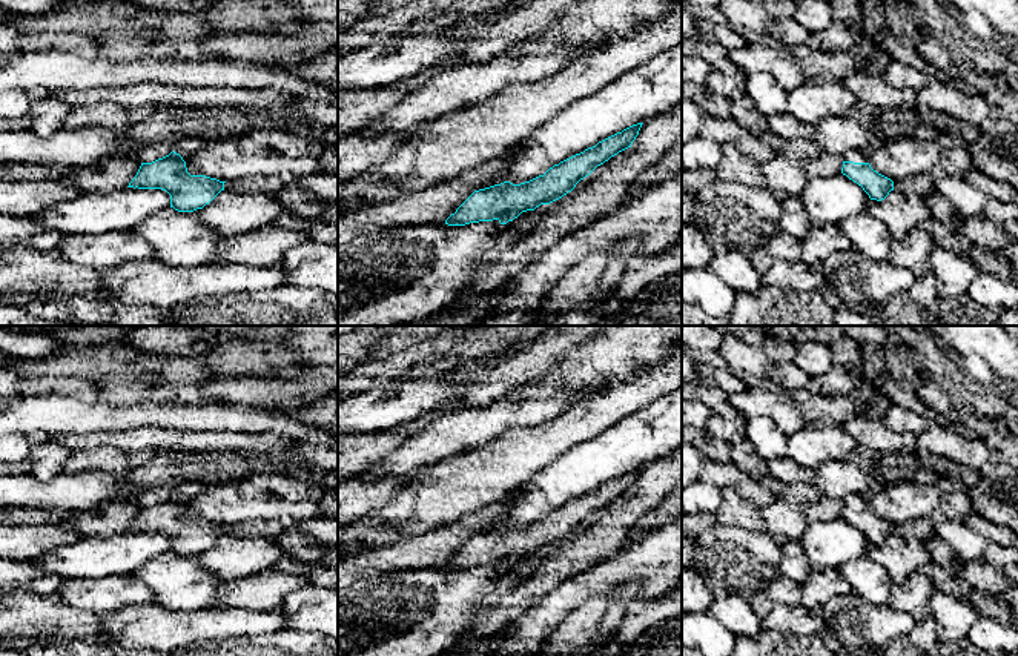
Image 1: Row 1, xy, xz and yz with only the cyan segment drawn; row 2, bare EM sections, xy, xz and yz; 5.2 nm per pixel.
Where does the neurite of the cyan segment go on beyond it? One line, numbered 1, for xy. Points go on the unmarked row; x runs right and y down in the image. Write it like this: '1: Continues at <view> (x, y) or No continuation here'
1: No continuation here

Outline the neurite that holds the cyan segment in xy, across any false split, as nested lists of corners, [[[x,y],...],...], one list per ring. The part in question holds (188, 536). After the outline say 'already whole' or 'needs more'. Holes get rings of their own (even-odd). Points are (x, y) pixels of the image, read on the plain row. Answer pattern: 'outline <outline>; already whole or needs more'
outline [[[172,495],[152,507],[141,507],[127,532],[166,535],[170,539],[170,552],[193,556],[224,535],[224,527],[206,519],[190,519],[183,501]]]; already whole

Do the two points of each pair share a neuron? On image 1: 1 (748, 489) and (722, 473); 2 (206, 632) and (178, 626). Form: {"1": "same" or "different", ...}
{"1": "same", "2": "same"}

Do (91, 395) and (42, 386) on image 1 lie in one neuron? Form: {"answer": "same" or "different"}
{"answer": "same"}

